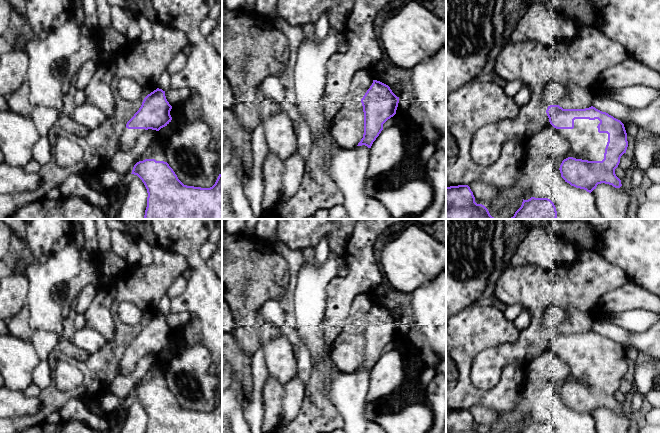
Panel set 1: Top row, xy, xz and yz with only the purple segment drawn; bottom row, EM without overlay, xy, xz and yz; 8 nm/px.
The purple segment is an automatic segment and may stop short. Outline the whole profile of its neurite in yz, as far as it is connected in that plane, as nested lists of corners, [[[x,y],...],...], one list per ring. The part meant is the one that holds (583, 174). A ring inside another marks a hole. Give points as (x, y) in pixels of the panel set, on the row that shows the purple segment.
[[[550,105],[546,113],[550,124],[569,144],[570,156],[562,161],[559,168],[565,182],[589,193],[601,183],[615,188],[622,186],[615,169],[621,156],[626,153],[628,141],[624,124],[620,120],[593,106],[585,109],[563,109],[559,105]]]

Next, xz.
[[[373,80],[361,103],[364,112],[364,134],[357,146],[365,145],[371,148],[383,130],[383,124],[396,114],[399,97],[388,85]]]

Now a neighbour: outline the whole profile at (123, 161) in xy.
[[[146,130],[137,138],[131,149],[118,150],[109,161],[107,167],[117,172],[123,180],[127,180],[132,173],[134,165],[145,154],[156,135],[156,130]]]

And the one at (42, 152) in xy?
[[[40,137],[33,148],[33,160],[40,166],[48,164],[53,160],[52,145],[47,137]]]

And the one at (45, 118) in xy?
[[[34,106],[31,116],[41,137],[47,137],[49,130],[57,124],[59,111],[44,106]]]

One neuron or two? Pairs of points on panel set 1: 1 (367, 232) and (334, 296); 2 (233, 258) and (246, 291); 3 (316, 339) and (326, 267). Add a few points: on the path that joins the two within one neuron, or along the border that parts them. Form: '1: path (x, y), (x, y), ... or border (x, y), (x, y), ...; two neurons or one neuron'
1: path (360, 248), (360, 270), (350, 280); one neuron
2: path (241, 266), (246, 271), (246, 283); one neuron
3: path (312, 321), (312, 285); one neuron

